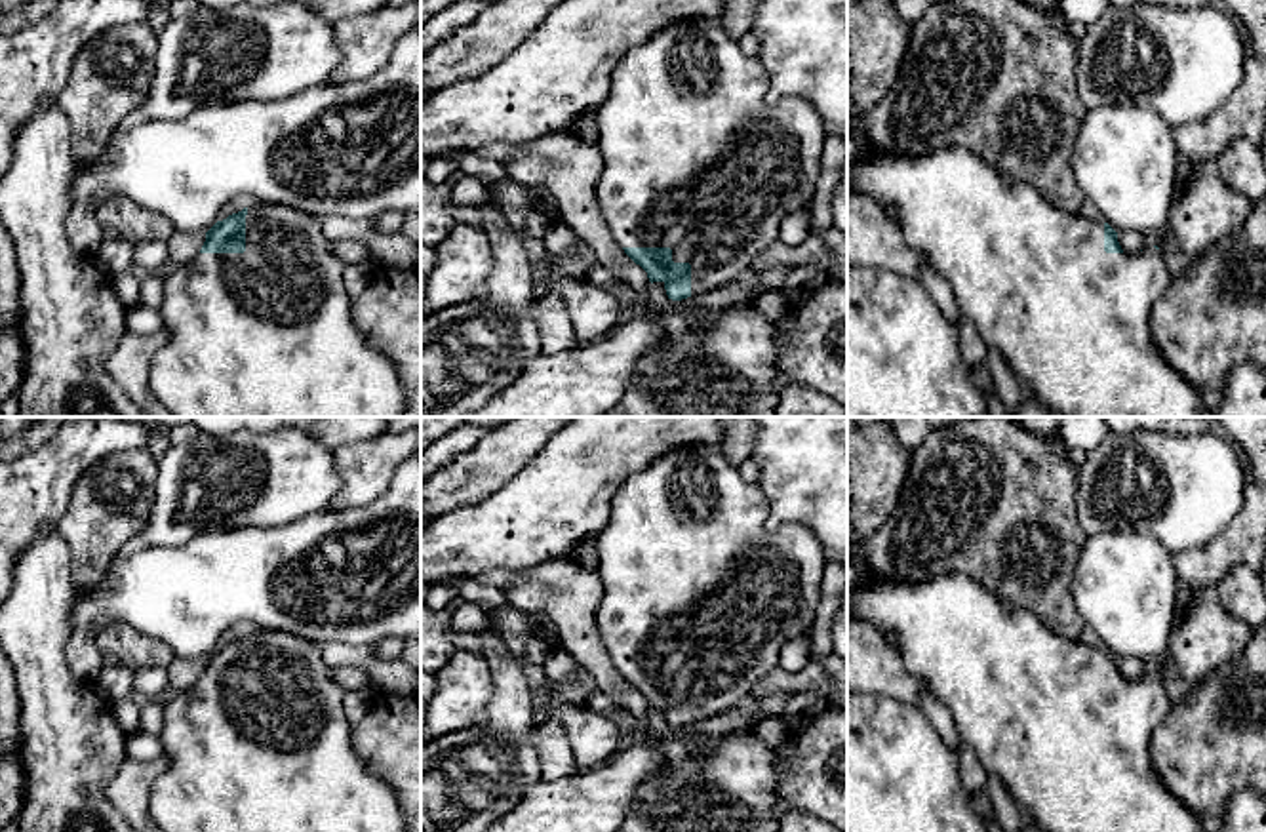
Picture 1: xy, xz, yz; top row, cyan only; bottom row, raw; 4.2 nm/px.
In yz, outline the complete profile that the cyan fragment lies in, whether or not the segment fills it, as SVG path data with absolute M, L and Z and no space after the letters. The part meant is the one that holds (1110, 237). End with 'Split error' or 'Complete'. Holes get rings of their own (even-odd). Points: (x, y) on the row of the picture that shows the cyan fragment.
M967 149L921 156L874 152L849 166L853 190L874 196L893 211L906 242L950 284L961 316L1005 358L1024 394L1043 407L1058 417L1217 417L1152 341L1150 316L1171 282L1157 246L1125 253L1108 223L1058 211L1036 187L998 173Z. Split error

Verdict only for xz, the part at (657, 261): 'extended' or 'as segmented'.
extended

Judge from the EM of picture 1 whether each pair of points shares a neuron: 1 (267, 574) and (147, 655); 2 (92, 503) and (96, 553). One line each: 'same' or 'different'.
1: different
2: same

